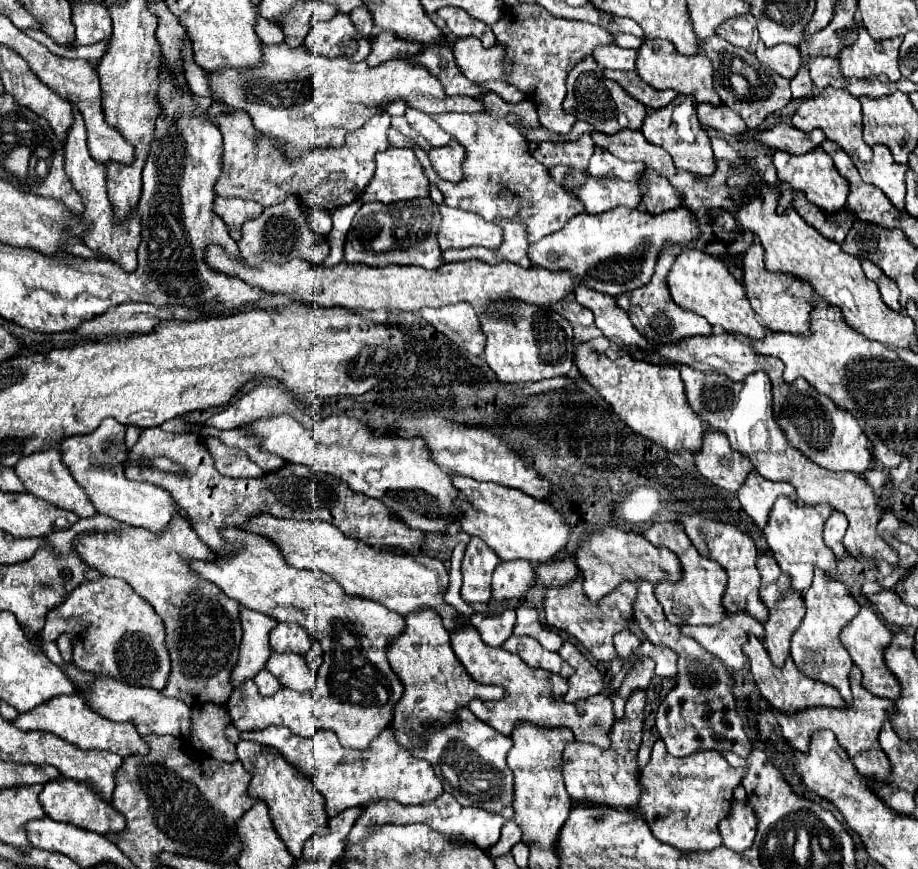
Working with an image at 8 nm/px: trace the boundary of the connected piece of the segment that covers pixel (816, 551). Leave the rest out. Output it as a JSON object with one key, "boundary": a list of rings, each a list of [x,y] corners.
{"boundary":[[[781,498],[773,504],[773,510],[763,534],[771,552],[775,554],[779,568],[791,578],[791,588],[797,592],[807,590],[811,586],[815,568],[831,574],[837,566],[835,554],[831,554],[831,550],[823,542],[823,526],[827,522],[827,516],[831,514],[833,514],[833,508],[829,504],[805,506],[805,504],[789,502],[787,498]]]}

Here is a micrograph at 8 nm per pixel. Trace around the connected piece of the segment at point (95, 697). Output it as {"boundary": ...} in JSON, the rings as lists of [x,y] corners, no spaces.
{"boundary":[[[103,676],[95,678],[95,692],[91,696],[85,696],[85,700],[95,708],[95,712],[103,714],[105,718],[113,722],[131,722],[141,736],[147,734],[171,734],[177,738],[189,738],[191,736],[191,706],[187,706],[183,700],[163,696],[161,692],[153,688],[135,688],[117,680],[103,680]]]}

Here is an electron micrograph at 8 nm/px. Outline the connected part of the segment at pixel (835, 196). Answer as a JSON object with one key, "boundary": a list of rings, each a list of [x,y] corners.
{"boundary":[[[815,148],[815,150],[801,154],[801,156],[775,152],[773,164],[777,168],[777,176],[781,182],[789,184],[793,190],[801,190],[807,196],[807,200],[813,202],[815,206],[819,206],[827,216],[833,216],[835,212],[843,210],[847,194],[849,194],[849,186],[843,180],[843,176],[839,176],[839,172],[835,172],[831,158],[821,148]]]}

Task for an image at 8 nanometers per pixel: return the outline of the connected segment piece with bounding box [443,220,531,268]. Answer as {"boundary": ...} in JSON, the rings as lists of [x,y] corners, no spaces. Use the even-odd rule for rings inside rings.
{"boundary":[[[507,220],[507,228],[503,234],[503,244],[499,250],[487,250],[487,248],[469,248],[469,250],[445,250],[445,262],[465,262],[471,258],[483,260],[487,264],[499,264],[499,262],[513,262],[523,268],[531,268],[529,260],[529,240],[527,240],[527,226],[517,220]]]}

